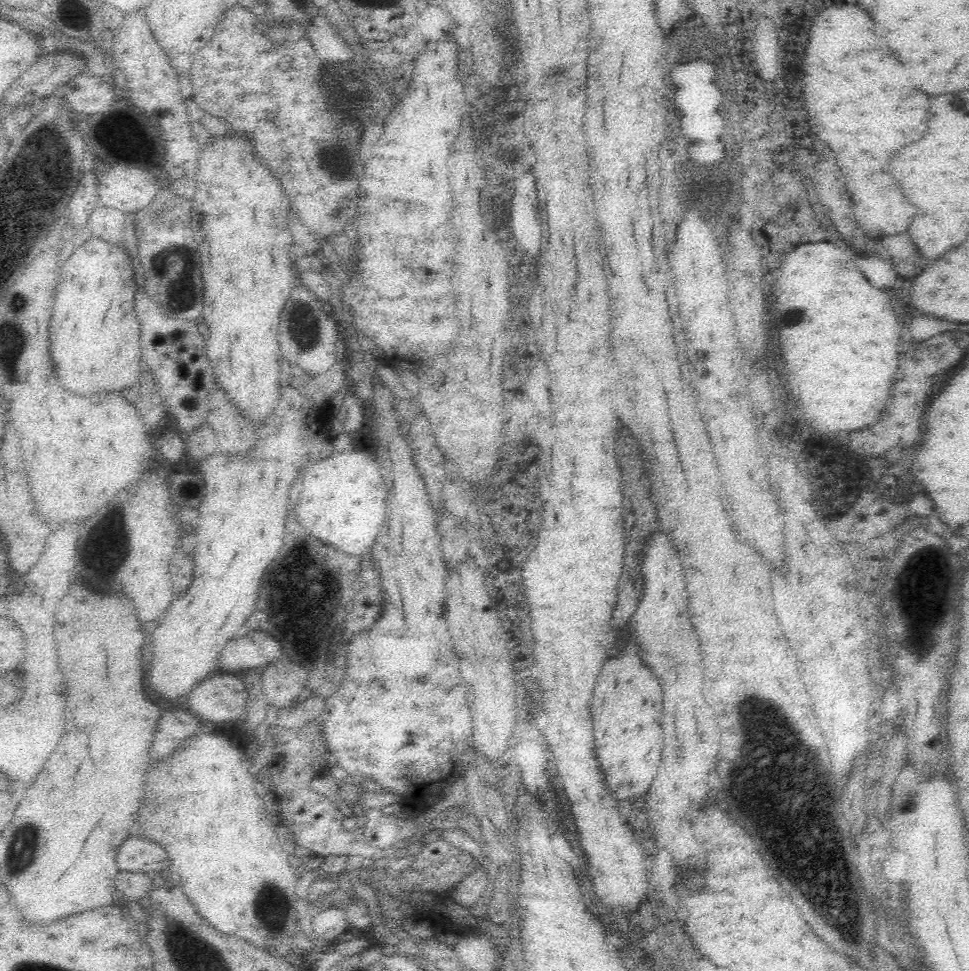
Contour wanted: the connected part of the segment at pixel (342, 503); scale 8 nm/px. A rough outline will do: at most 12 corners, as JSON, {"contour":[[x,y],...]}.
{"contour":[[368,452],[310,466],[302,529],[369,552],[387,494]]}

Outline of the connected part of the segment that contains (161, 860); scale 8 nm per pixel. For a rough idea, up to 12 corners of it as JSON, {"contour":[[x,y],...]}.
{"contour":[[137,831],[122,840],[120,871],[169,874],[168,854]]}

